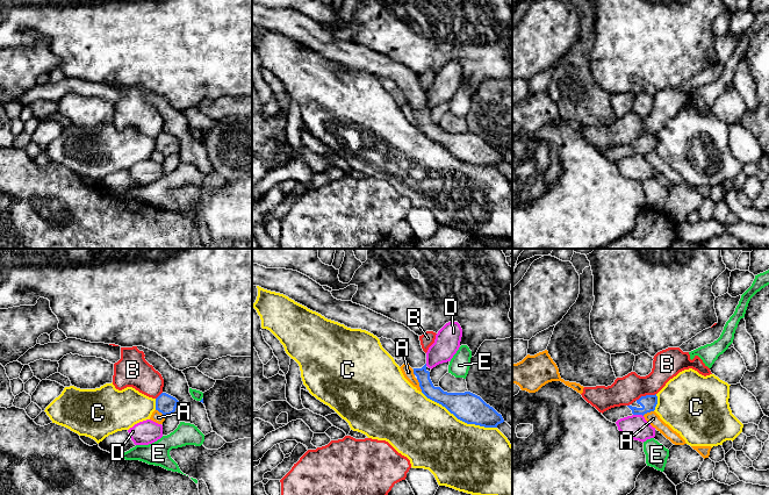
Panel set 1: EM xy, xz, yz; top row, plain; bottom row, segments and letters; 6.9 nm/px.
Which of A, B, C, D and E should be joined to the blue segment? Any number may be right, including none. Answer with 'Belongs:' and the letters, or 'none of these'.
Belongs: none of these

